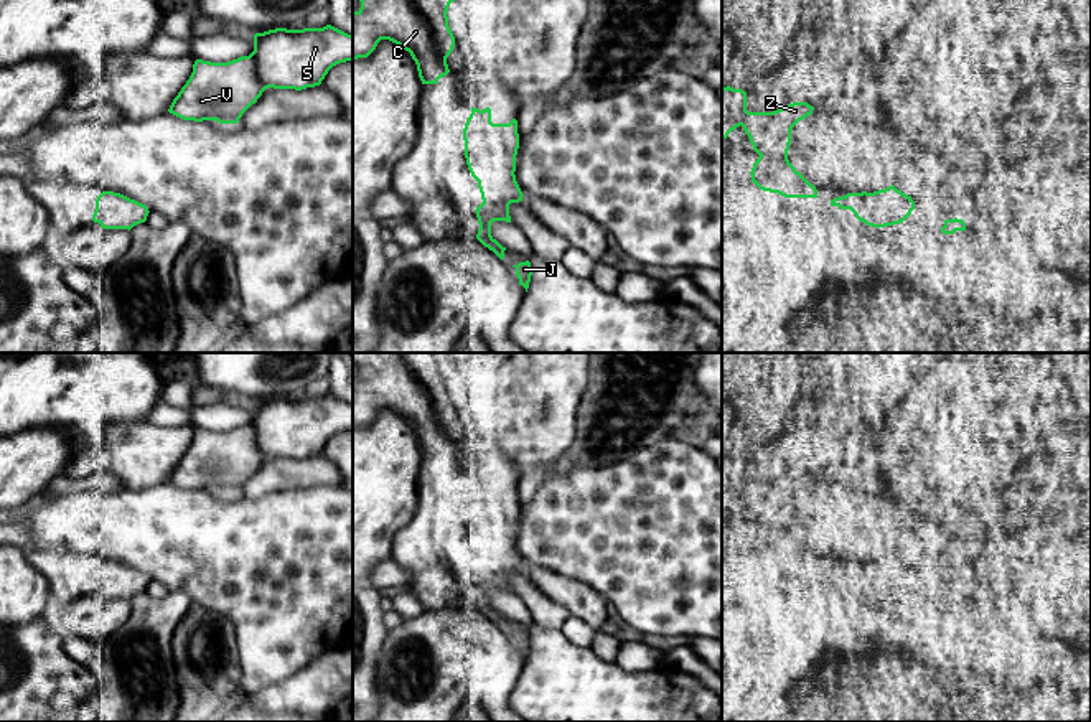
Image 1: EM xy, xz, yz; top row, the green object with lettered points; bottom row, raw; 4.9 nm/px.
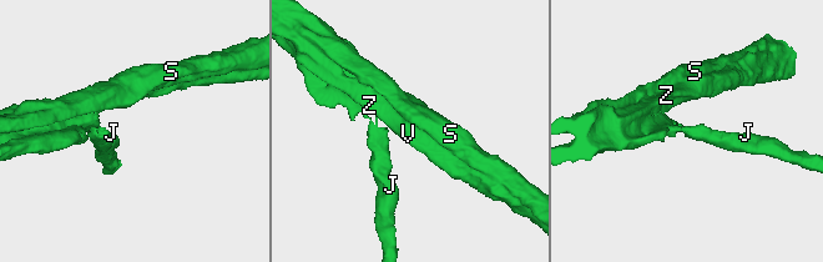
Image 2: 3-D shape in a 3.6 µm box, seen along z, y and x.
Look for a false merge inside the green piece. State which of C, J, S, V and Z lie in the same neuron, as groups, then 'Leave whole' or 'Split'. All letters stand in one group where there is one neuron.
Groups: C J S V Z. Leave whole

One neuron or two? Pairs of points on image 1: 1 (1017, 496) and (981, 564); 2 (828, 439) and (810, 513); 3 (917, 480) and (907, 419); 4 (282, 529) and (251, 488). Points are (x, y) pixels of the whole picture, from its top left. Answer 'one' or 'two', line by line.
1: one
2: two
3: one
4: two

